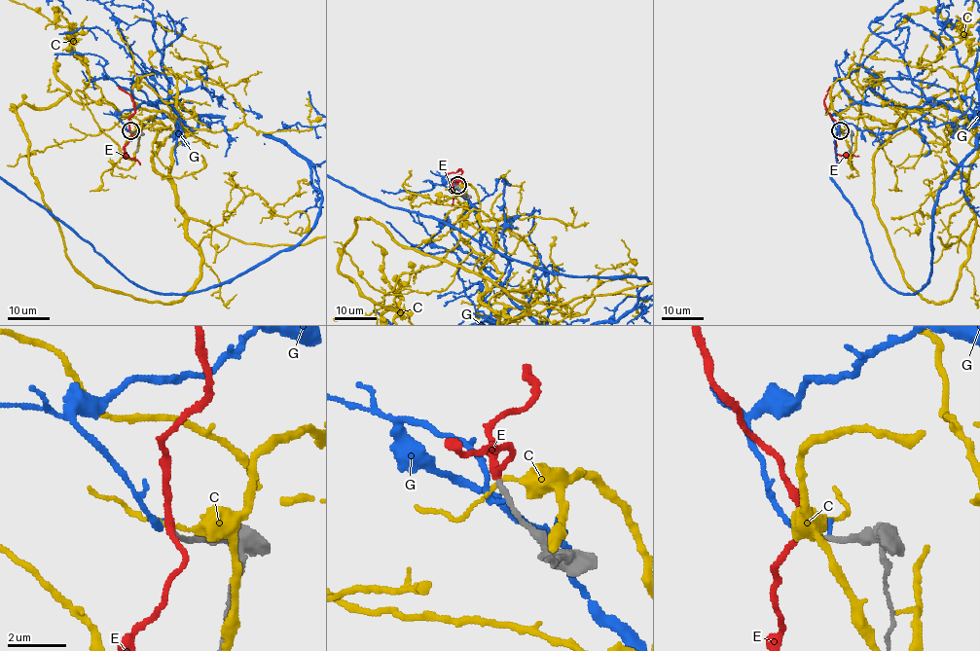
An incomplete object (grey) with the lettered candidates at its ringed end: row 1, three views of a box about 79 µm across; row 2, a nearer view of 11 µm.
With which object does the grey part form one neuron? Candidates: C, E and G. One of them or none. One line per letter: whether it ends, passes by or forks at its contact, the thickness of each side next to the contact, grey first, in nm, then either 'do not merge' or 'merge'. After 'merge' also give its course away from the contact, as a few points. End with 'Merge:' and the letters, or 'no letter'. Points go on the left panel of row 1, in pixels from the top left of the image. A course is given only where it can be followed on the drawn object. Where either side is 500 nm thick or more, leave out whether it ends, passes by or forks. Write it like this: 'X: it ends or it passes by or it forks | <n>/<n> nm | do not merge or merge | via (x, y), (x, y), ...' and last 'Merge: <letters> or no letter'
C: it passes by | 180/140 nm | do not merge
E: it passes by | 180/200 nm | merge | via (130, 130), (128, 119), (134, 113), (133, 101), (118, 87)
G: it ends | 240/170 nm | do not merge
Merge: E

